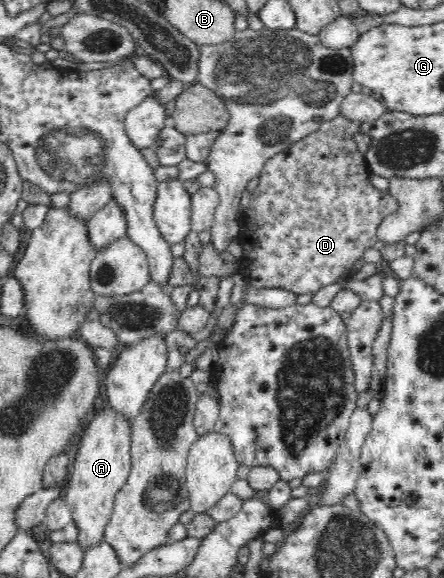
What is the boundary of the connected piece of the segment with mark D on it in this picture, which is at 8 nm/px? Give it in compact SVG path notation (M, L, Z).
M339 113L332 121L325 122L320 130L278 152L265 163L237 236L243 247L239 272L247 284L259 289L281 288L297 295L312 294L349 276L367 248L378 249L388 261L405 254L405 241L387 244L377 239L377 228L395 214L399 206L389 191L380 191L369 181L371 172L354 140L361 126L361 122L352 122Z

